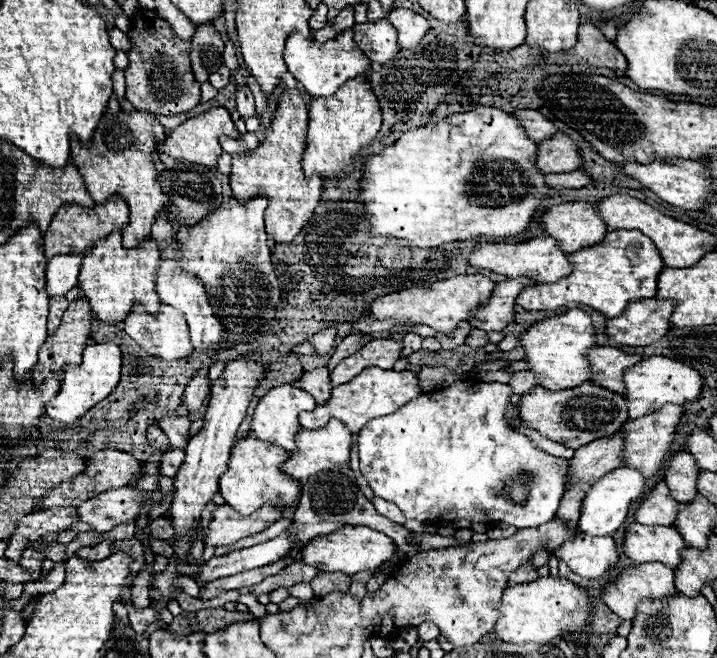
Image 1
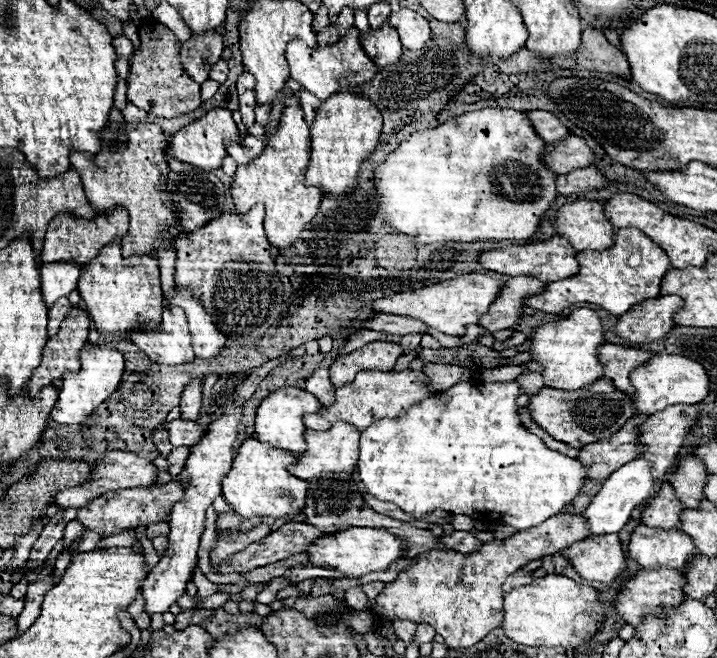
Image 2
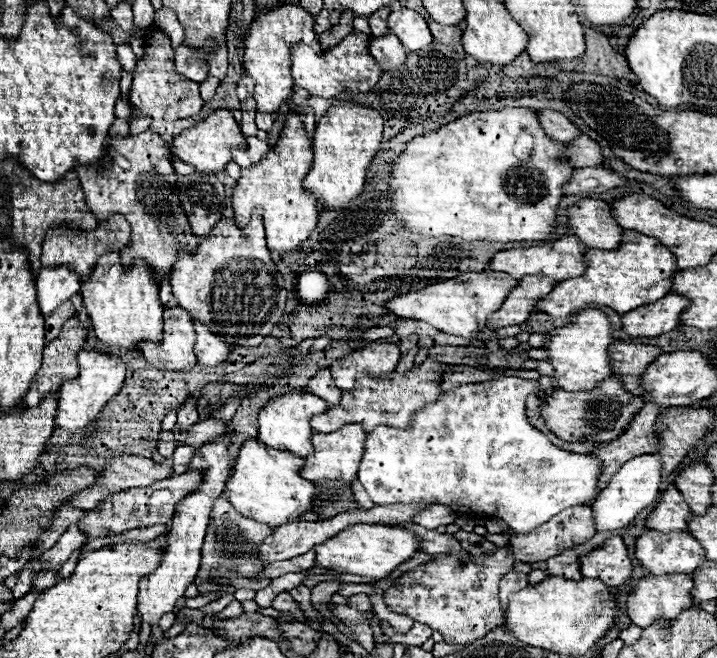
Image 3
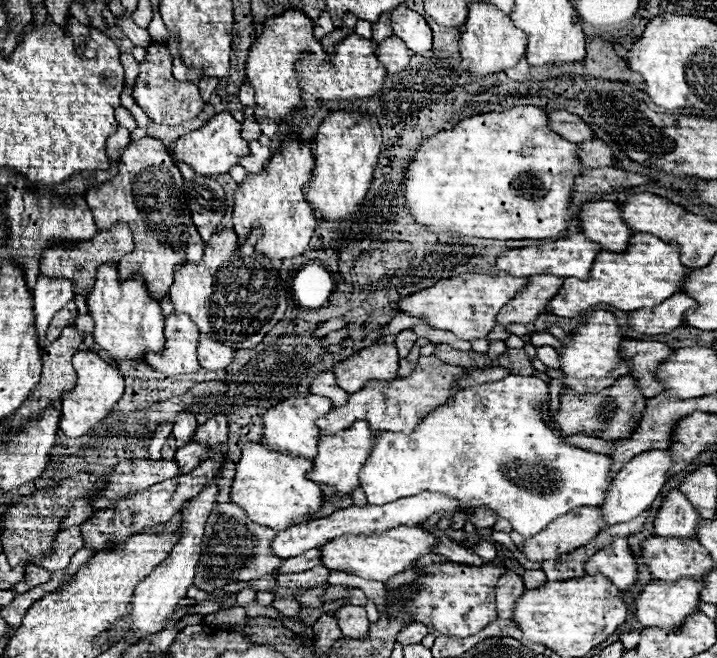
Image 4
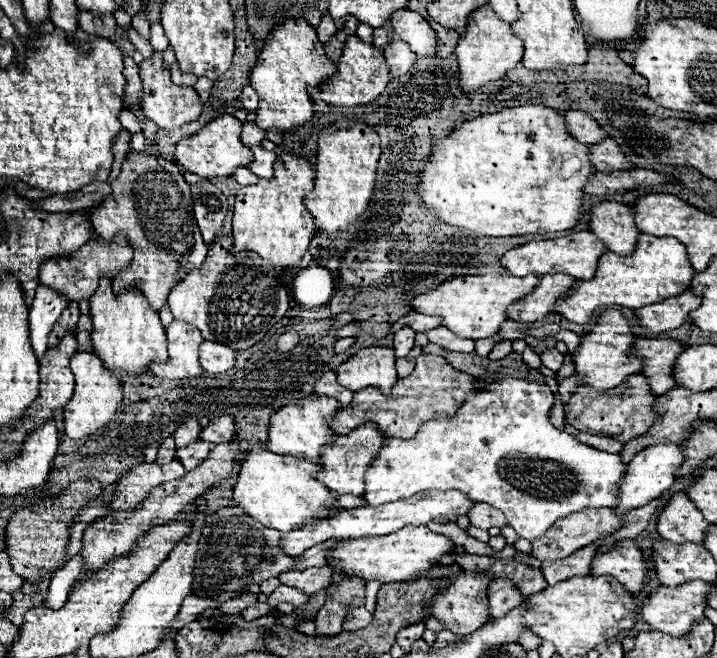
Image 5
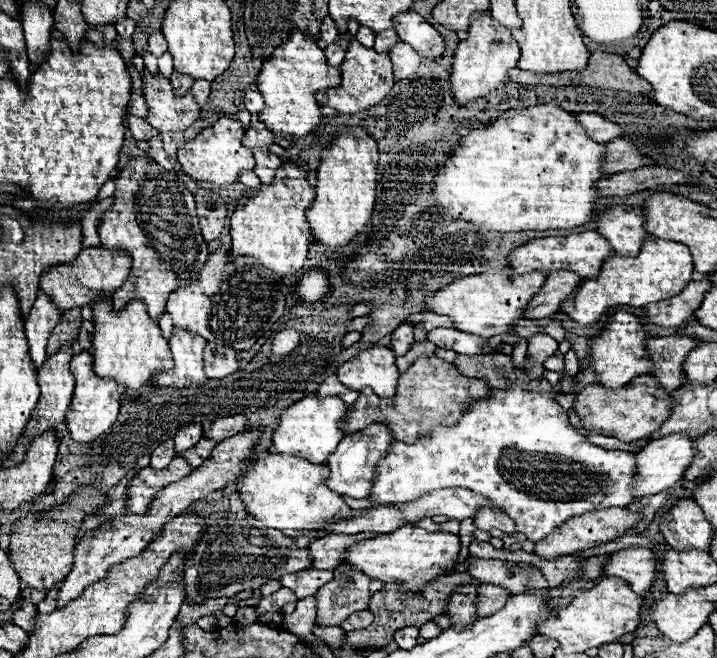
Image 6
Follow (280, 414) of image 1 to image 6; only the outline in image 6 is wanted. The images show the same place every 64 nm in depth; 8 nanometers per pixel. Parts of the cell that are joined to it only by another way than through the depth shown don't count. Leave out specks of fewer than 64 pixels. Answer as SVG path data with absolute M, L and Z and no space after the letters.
M314 394L306 396L282 412L280 422L274 430L274 444L270 452L300 456L312 464L326 464L328 456L336 452L338 442L344 438L344 432L340 430L340 422L346 418L346 414L348 414L348 406L342 400L336 400L336 396L324 400L320 400Z

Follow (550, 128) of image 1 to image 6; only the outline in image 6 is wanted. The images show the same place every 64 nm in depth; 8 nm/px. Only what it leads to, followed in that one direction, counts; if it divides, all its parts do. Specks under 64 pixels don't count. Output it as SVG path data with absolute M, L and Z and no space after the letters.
M576 114L576 118L580 120L580 124L584 124L586 132L592 136L592 140L608 142L608 140L624 136L624 130L616 122L606 120L604 116L598 116L598 114Z

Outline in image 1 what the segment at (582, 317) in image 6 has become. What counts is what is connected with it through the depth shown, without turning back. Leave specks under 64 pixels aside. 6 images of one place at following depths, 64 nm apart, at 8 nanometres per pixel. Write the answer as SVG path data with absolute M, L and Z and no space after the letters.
M612 230L606 234L604 244L598 244L596 248L586 248L586 250L582 248L580 252L568 254L568 258L574 264L574 270L570 276L554 284L538 284L536 288L524 288L516 304L524 310L556 310L562 306L580 306L580 308L590 306L602 312L606 318L616 318L628 308L630 302L636 302L640 298L654 298L656 296L656 276L664 270L664 262L662 262L658 248L640 230Z

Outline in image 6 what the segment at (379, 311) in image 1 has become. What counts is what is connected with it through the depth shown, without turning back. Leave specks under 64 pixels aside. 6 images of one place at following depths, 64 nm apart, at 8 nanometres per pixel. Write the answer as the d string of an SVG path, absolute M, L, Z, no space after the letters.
M504 268L500 272L488 272L488 274L472 274L464 276L452 284L446 284L434 296L426 300L428 310L436 314L450 316L454 322L454 328L460 332L492 338L498 334L510 334L512 324L520 318L524 318L528 302L538 294L542 284L546 282L546 272L528 272L528 274L516 274L512 268Z

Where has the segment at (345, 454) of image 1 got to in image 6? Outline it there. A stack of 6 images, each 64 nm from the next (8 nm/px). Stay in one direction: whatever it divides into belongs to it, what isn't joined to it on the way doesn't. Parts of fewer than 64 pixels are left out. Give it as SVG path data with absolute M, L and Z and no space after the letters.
M372 424L364 432L344 436L336 452L328 458L328 466L330 466L330 478L326 480L328 488L332 488L334 492L342 496L368 498L372 492L372 480L376 474L376 466L388 454L388 448L394 444L394 440L396 438L386 424Z

